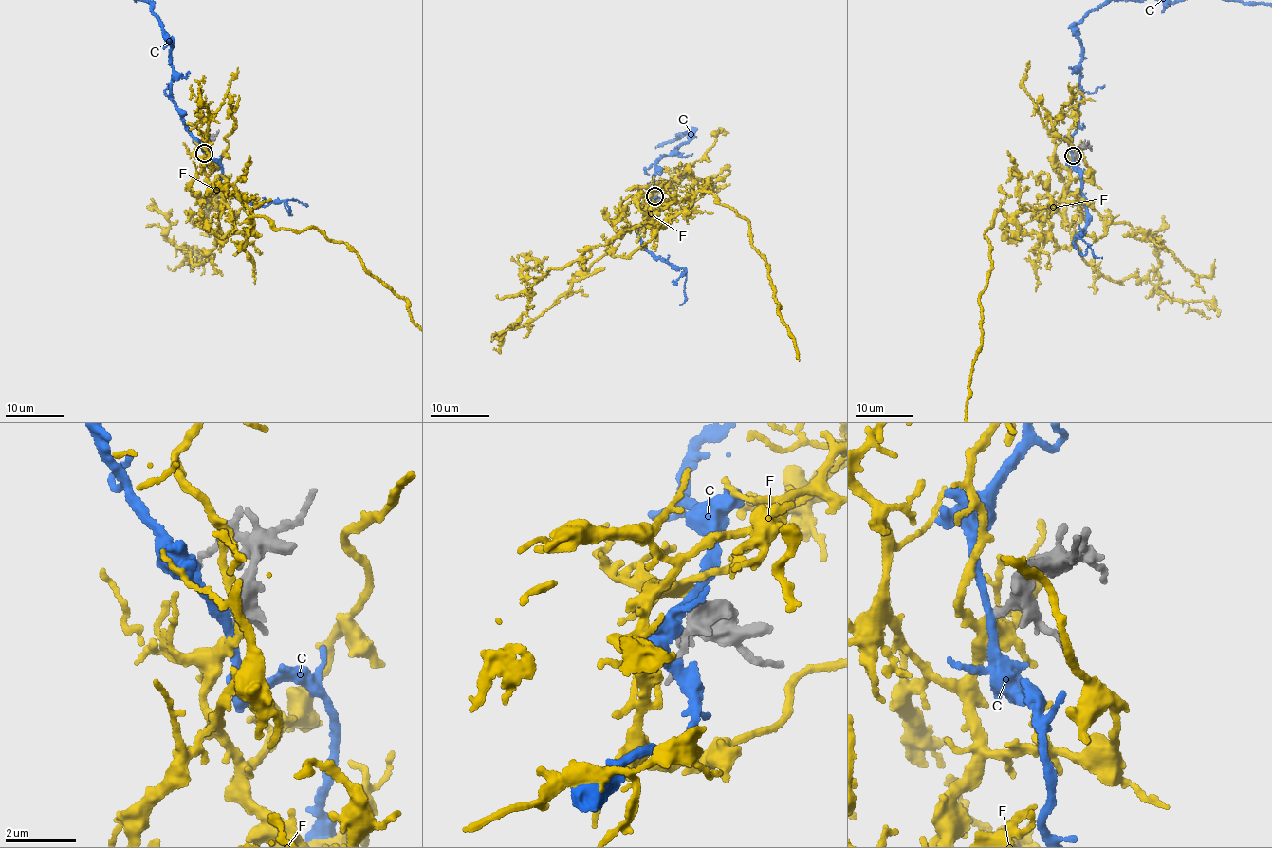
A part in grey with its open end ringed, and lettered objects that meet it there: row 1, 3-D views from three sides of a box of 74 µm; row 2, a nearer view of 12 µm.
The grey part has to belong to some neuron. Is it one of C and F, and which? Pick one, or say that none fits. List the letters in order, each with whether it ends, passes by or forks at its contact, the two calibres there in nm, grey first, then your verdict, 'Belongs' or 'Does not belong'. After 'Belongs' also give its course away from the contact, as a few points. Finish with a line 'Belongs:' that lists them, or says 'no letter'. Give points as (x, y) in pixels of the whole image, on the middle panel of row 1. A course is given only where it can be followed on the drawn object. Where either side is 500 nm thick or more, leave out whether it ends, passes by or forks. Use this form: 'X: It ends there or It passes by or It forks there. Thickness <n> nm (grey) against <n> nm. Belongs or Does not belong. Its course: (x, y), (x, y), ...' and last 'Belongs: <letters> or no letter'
C: It passes by. Thickness 240 nm (grey) against 240 nm. Does not belong
F: It passes by. Thickness 240 nm (grey) against 320 nm. Belongs
Belongs: F

